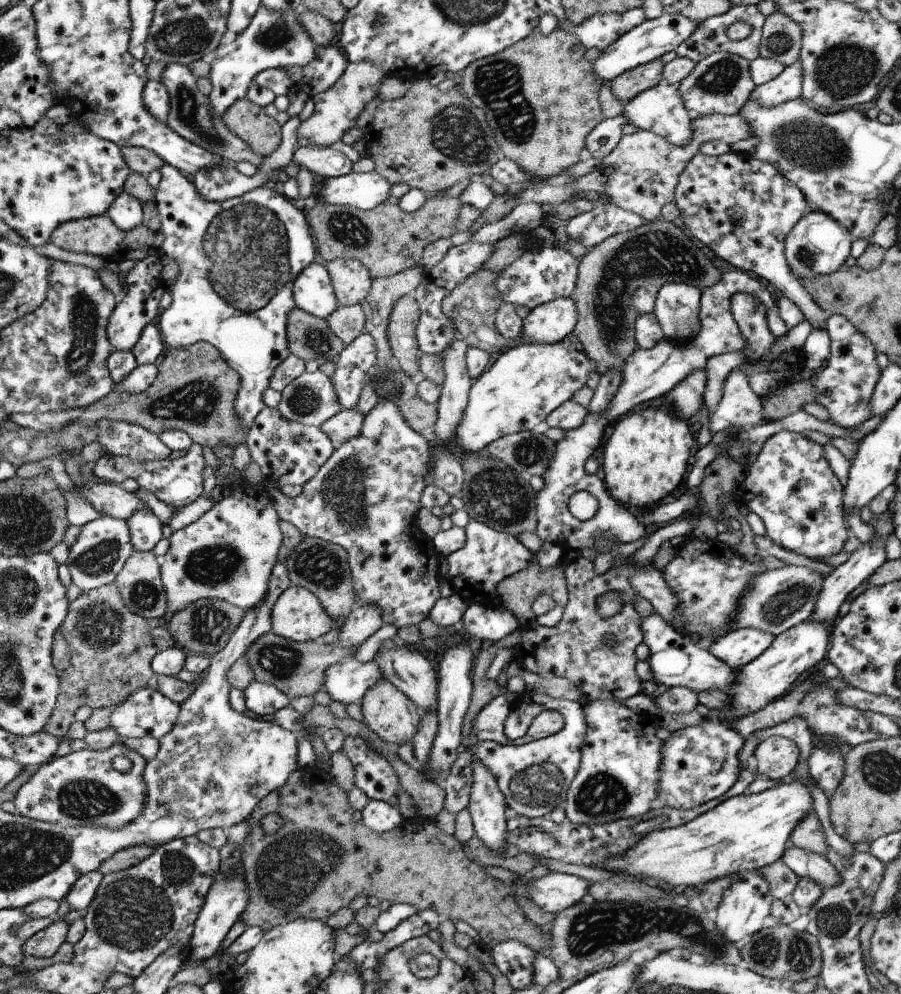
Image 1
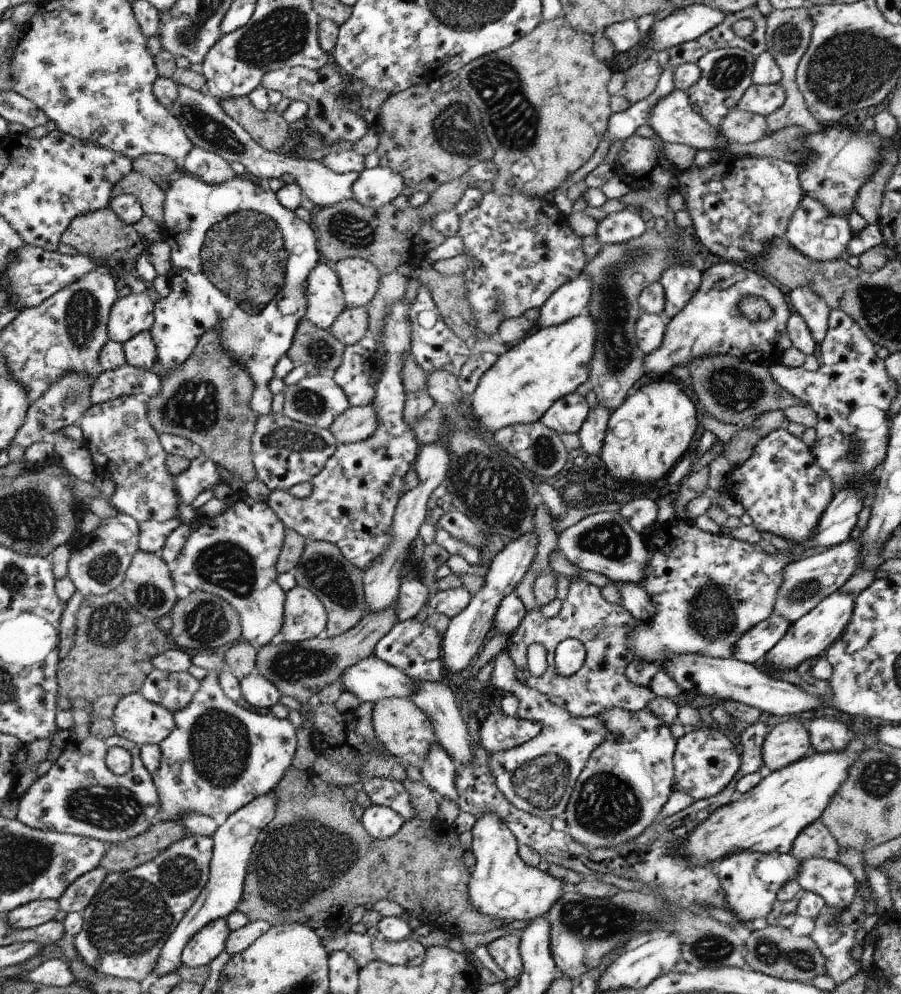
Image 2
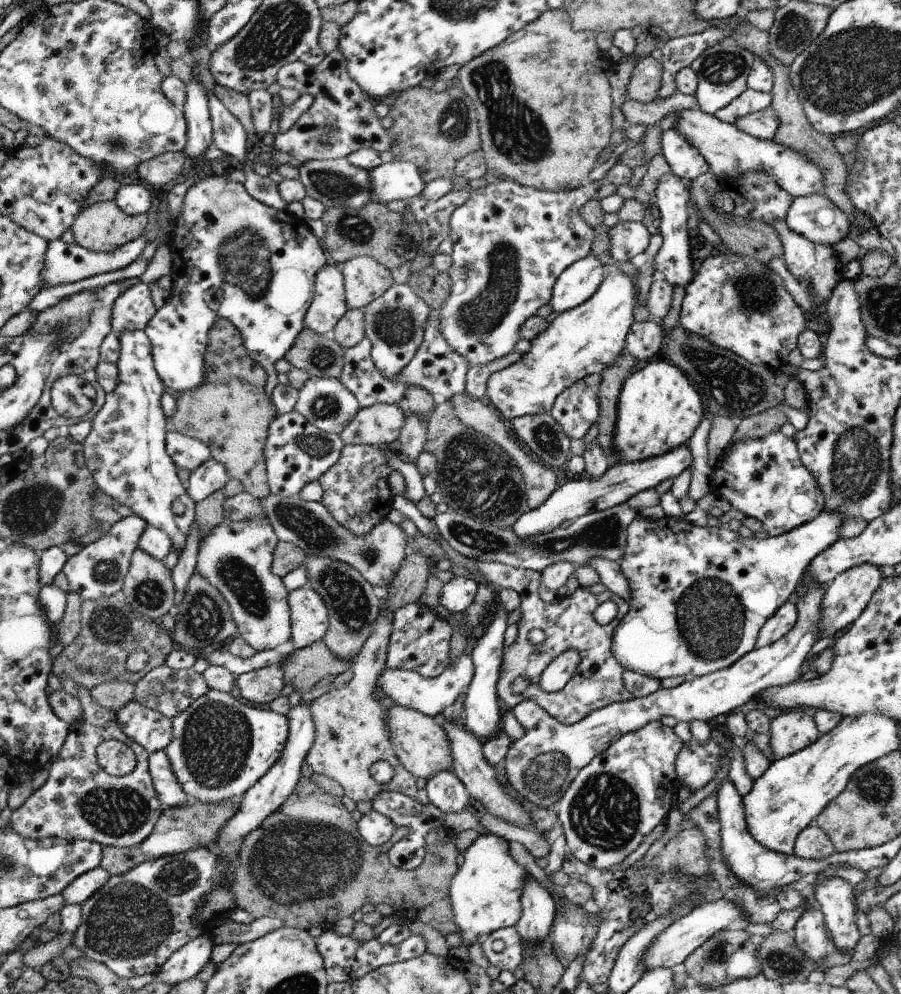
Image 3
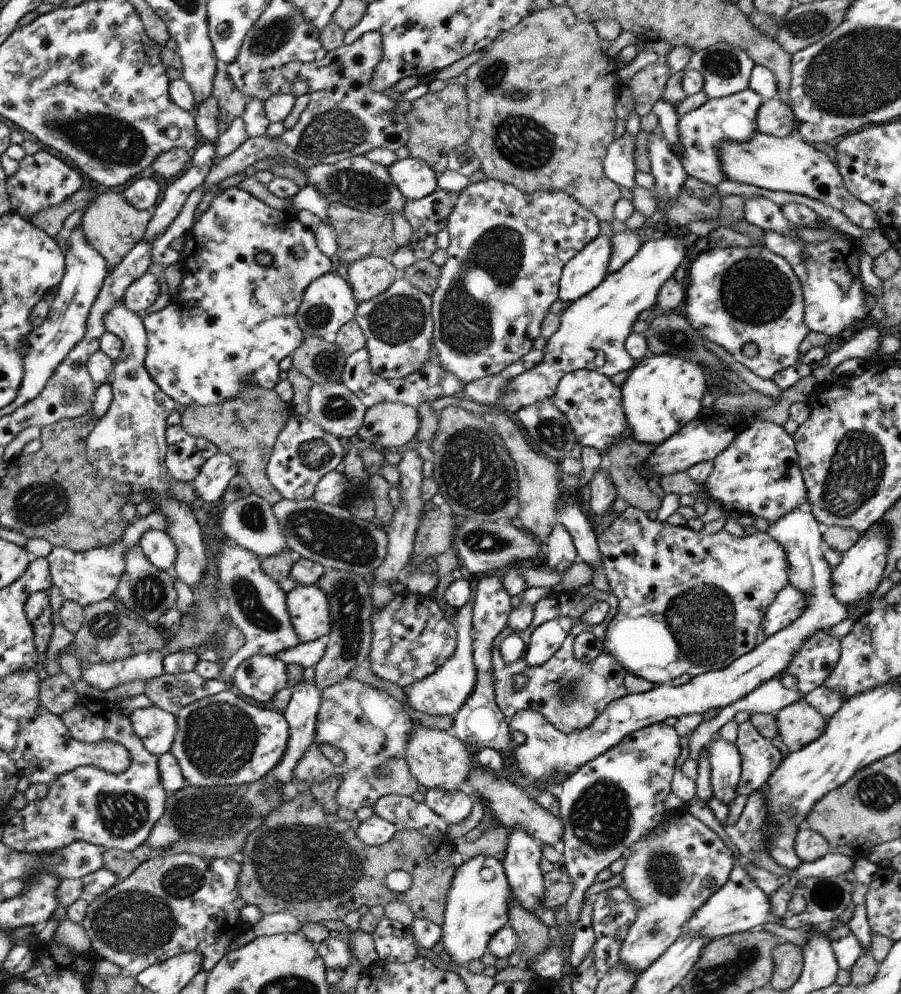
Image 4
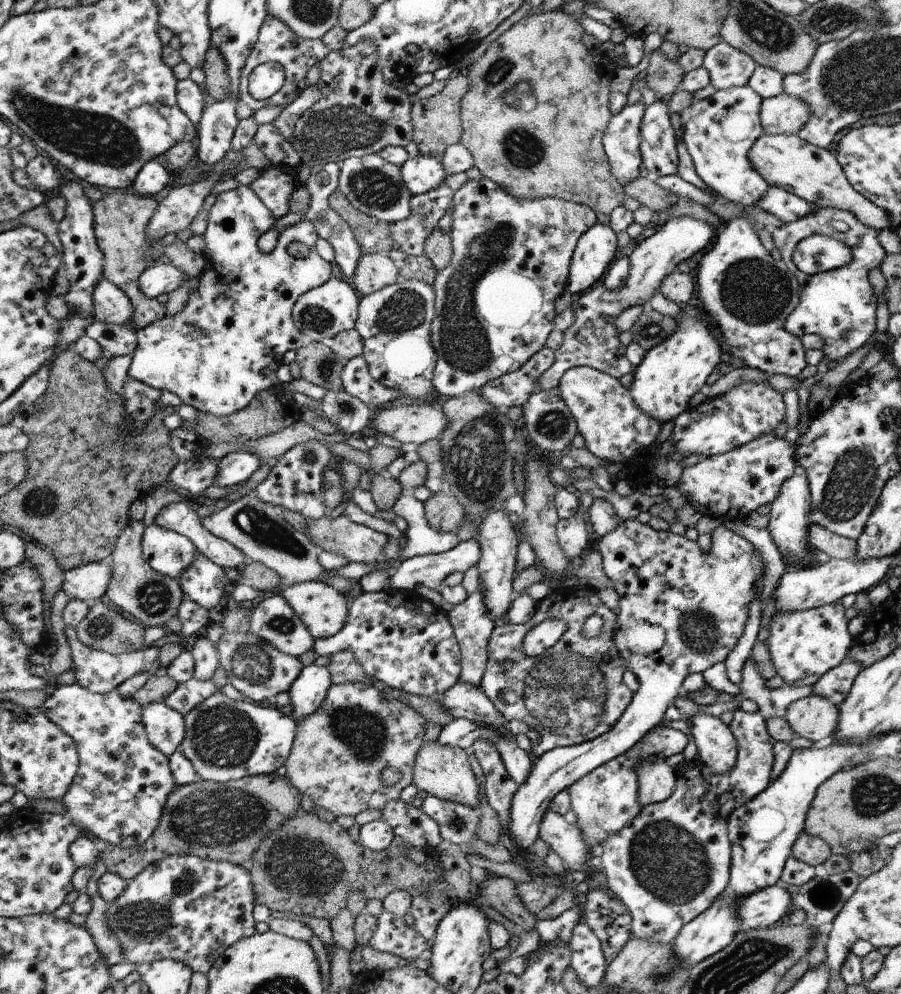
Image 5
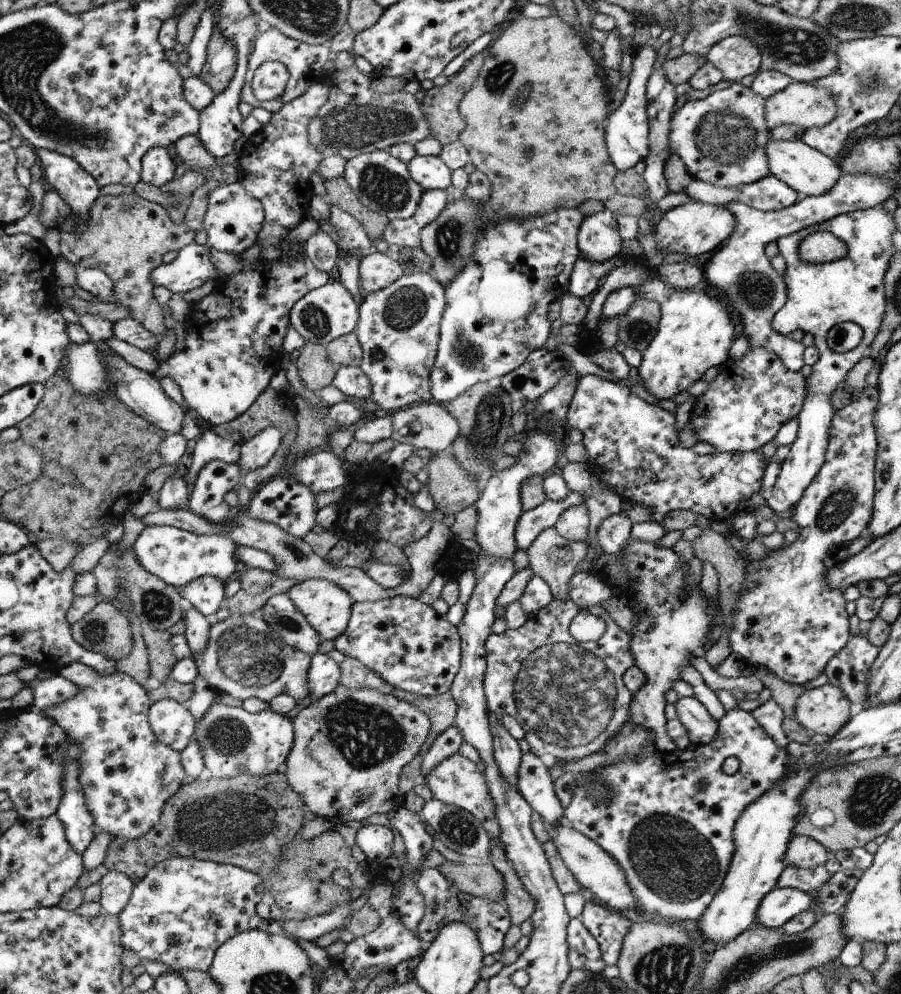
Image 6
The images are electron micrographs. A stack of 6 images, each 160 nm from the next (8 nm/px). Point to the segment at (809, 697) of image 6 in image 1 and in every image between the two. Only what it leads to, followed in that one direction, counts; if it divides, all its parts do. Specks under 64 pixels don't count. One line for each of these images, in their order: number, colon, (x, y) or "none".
1: (776, 757)
2: (786, 743)
3: (790, 732)
4: (799, 724)
5: (815, 718)

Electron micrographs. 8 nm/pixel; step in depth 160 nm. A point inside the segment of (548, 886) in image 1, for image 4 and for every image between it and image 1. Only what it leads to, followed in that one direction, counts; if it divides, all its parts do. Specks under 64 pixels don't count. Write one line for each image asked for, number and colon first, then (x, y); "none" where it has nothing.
2: (502, 885)
3: (486, 893)
4: (476, 910)

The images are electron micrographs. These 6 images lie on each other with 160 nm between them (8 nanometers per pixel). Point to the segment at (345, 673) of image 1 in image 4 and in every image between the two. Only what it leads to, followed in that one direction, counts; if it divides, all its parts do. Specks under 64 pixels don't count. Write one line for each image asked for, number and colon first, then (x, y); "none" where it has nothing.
2: (372, 679)
3: (431, 696)
4: (443, 692)

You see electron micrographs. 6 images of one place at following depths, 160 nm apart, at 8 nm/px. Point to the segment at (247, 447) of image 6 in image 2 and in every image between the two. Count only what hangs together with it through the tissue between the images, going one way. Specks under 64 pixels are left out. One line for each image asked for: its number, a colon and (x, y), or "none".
2: (201, 475)
3: (212, 476)
4: (211, 482)
5: (235, 468)

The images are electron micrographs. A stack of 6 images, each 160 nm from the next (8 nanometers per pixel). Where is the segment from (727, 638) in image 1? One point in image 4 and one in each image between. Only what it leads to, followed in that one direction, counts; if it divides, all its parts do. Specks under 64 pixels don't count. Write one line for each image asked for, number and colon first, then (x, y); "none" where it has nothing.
2: (755, 643)
3: (786, 616)
4: (789, 604)

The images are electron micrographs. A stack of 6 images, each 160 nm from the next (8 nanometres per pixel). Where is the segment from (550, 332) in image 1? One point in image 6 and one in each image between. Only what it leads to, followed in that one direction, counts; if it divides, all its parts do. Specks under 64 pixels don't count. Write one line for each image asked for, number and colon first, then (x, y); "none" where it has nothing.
2: (571, 299)
3: (578, 283)
4: (585, 272)
5: (595, 253)
6: (599, 240)

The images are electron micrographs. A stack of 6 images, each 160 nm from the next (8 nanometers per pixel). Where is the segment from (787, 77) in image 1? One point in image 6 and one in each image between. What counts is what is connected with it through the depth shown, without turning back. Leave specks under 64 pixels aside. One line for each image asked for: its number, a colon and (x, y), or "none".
2: (758, 99)
3: (751, 101)
4: (733, 118)
5: (718, 132)
6: (722, 140)

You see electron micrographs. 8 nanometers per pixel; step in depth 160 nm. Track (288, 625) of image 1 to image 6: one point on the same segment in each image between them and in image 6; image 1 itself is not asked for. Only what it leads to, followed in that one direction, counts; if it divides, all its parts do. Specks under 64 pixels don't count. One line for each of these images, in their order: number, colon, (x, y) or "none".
2: (305, 615)
3: (310, 620)
4: (309, 607)
5: (324, 610)
6: (327, 607)

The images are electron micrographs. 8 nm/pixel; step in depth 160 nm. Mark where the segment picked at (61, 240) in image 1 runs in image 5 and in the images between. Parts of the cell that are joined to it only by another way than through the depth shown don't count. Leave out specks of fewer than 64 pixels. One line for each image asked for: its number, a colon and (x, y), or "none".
2: (102, 234)
3: (103, 227)
4: (113, 226)
5: (121, 219)

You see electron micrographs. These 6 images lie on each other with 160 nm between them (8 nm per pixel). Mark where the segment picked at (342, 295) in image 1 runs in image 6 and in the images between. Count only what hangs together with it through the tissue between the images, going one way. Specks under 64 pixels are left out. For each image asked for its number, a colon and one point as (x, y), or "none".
2: (360, 279)
3: (367, 279)
4: (369, 276)
5: (373, 272)
6: (377, 271)

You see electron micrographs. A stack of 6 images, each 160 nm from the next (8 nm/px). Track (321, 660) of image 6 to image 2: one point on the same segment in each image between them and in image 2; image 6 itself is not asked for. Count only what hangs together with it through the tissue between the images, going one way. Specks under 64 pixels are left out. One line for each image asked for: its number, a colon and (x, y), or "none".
2: (234, 840)
3: (269, 794)
4: (302, 711)
5: (309, 691)

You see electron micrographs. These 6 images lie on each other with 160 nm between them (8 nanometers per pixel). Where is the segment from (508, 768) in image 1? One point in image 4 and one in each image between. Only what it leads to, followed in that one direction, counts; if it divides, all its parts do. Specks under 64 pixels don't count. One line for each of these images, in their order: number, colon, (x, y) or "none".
2: (538, 777)
3: (540, 766)
4: (547, 752)

